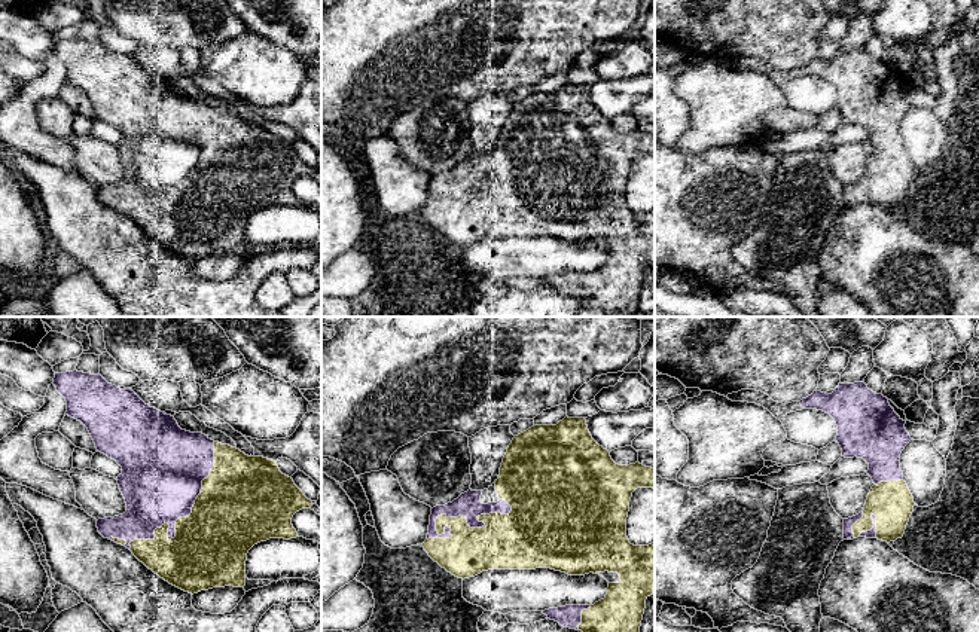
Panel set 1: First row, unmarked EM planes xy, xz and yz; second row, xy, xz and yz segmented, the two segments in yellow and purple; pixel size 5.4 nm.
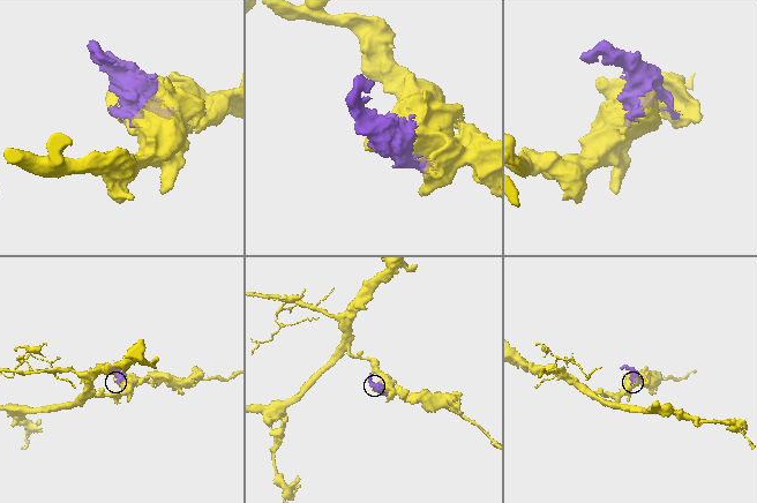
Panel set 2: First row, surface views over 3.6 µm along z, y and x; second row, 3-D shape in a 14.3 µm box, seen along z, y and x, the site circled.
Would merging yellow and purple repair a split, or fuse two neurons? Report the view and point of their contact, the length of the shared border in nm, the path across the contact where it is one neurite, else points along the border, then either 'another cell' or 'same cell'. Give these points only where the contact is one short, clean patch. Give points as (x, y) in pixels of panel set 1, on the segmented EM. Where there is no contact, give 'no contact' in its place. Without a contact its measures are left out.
xy (176, 528) | 750 nm | same cell

